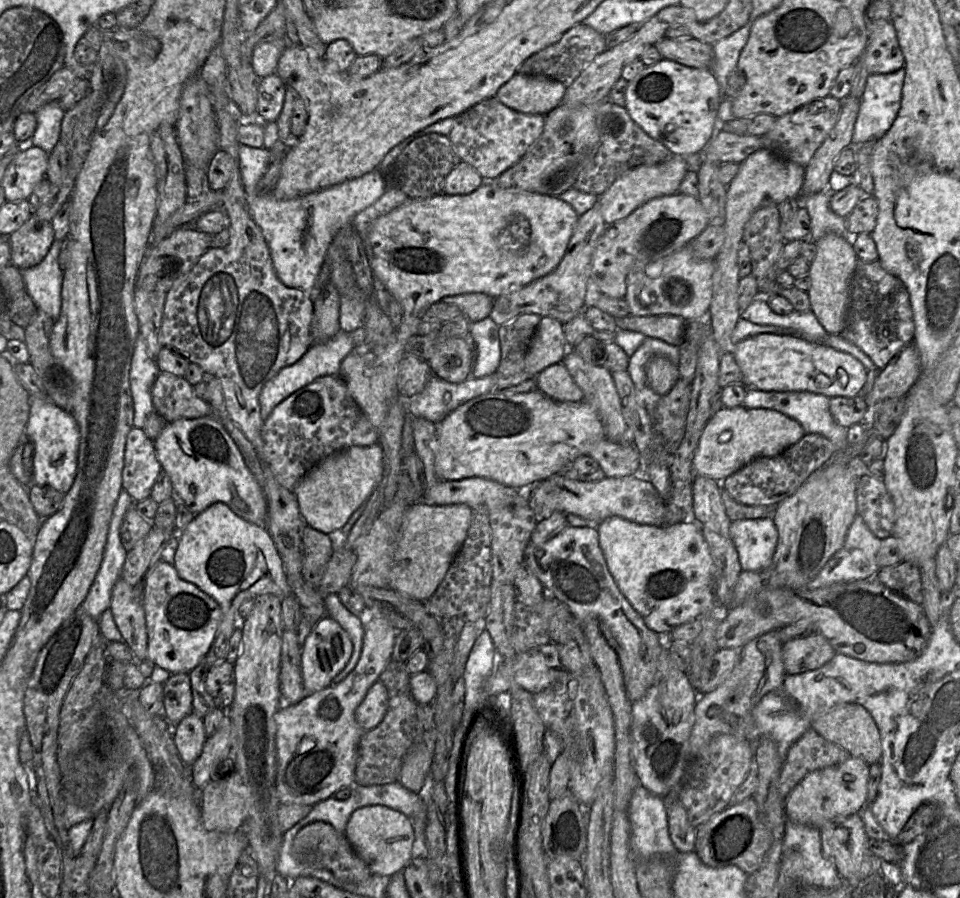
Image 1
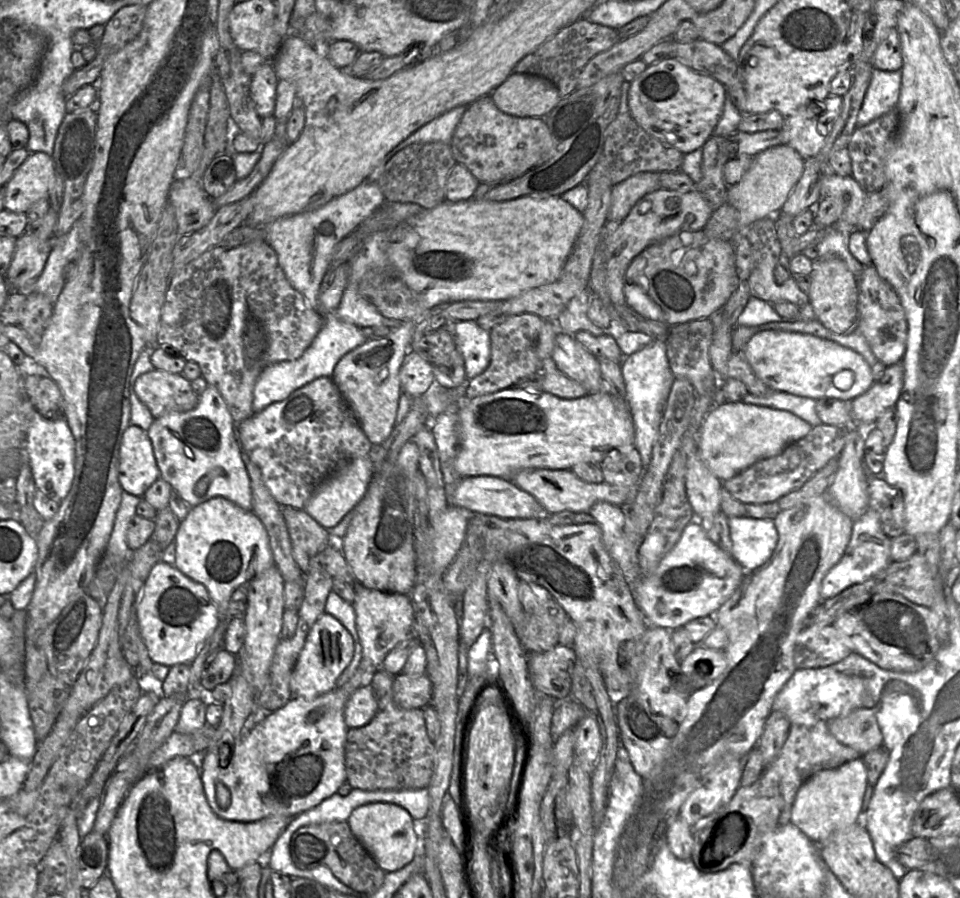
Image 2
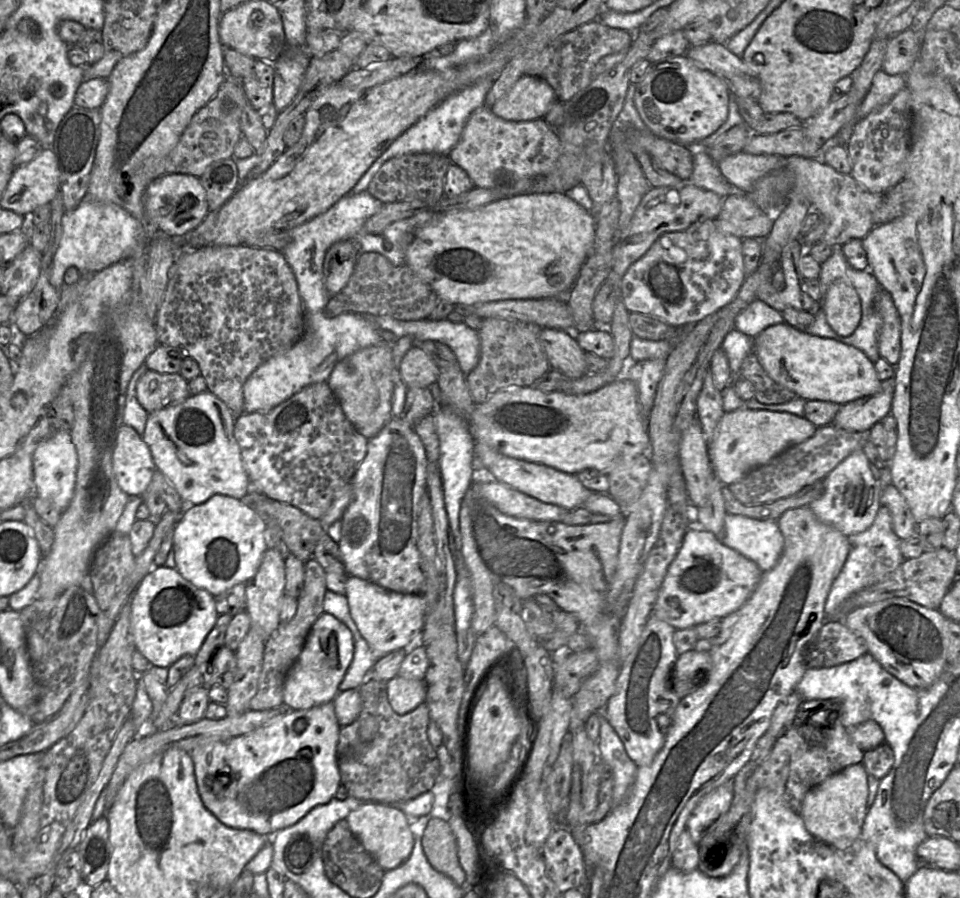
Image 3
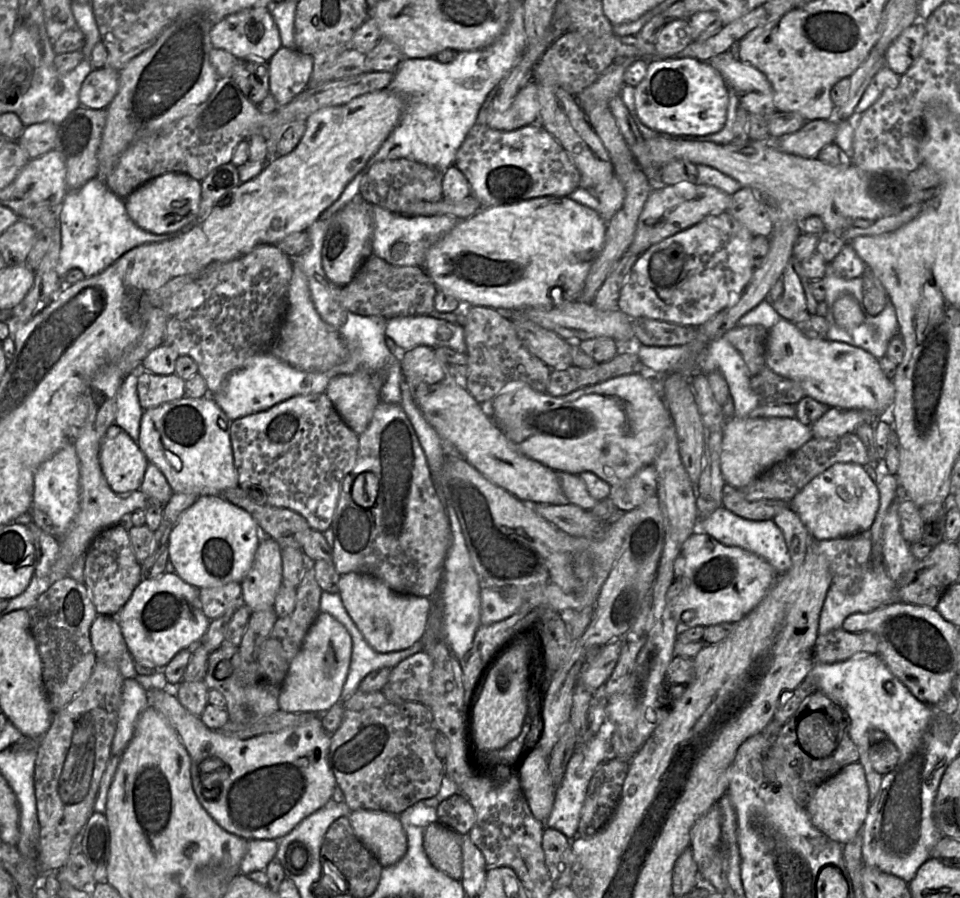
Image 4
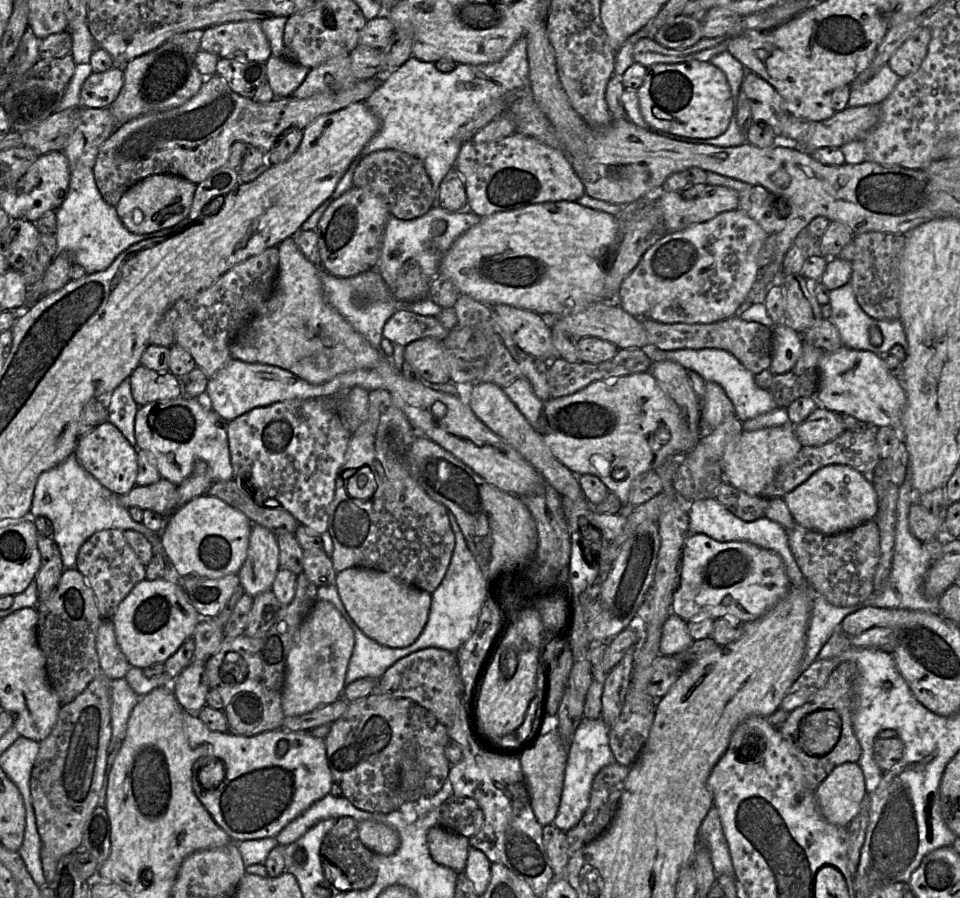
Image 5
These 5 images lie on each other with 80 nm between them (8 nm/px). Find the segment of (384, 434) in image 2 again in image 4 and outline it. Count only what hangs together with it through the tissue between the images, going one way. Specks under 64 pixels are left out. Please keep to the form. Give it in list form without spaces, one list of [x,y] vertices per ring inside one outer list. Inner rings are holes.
[[[359,370],[335,376],[326,394],[343,422],[357,435],[368,428],[375,408],[381,402],[383,378],[371,371]]]

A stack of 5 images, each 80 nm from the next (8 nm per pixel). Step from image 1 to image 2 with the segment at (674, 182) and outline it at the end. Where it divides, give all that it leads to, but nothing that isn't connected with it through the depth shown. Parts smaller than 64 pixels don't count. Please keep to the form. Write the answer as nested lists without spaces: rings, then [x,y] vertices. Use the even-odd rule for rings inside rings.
[[[641,172],[612,188],[607,221],[621,223],[645,195],[661,189],[660,172]]]

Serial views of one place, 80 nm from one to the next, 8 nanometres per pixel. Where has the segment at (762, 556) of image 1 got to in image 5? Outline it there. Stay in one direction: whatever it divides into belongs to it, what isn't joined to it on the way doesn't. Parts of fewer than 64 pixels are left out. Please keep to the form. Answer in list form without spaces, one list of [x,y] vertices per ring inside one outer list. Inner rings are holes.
[[[713,497],[698,499],[692,502],[689,510],[690,533],[703,533],[719,542],[744,541],[760,548],[775,552],[782,559],[791,587],[809,591],[809,584],[801,573],[788,543],[787,531],[778,523],[766,516],[746,522],[735,516]]]

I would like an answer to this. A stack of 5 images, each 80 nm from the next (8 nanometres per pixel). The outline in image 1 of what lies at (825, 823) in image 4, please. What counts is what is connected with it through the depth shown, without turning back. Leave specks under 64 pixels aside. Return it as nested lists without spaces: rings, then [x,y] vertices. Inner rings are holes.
[[[851,756],[841,764],[810,773],[788,795],[787,819],[820,829],[832,819],[860,813],[867,803],[869,768],[862,758]]]

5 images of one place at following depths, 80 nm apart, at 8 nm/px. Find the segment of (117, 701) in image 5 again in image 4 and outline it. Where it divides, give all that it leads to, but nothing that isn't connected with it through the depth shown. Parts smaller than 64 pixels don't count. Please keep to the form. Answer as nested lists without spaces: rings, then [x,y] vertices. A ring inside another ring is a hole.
[[[124,679],[117,727],[111,745],[112,754],[121,756],[133,736],[140,714],[148,706],[146,690],[135,679]]]

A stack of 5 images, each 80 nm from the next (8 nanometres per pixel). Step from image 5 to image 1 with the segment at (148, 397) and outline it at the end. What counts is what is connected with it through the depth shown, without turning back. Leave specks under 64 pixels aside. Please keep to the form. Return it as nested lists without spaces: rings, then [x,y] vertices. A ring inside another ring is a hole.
[[[160,372],[152,389],[154,410],[168,423],[213,414],[209,403],[196,396],[193,386],[183,377]]]

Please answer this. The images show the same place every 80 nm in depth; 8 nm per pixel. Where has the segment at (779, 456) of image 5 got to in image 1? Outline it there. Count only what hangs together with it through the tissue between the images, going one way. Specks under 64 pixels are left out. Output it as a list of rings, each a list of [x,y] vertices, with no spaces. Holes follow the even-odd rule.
[[[742,405],[721,407],[706,425],[693,460],[695,475],[725,480],[758,457],[774,457],[796,444],[805,430],[795,419],[770,409],[749,409]]]

